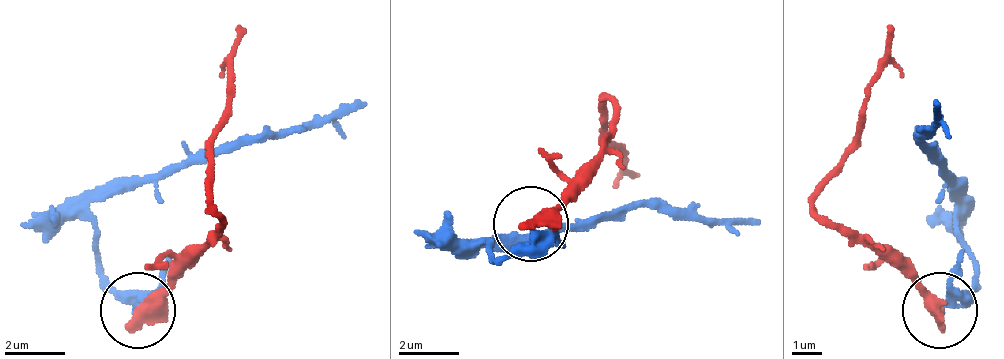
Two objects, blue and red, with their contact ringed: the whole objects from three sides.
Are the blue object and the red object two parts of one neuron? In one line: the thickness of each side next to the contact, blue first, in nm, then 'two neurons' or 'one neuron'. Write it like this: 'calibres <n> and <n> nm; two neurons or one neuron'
calibres 260 and 550 nm; two neurons

